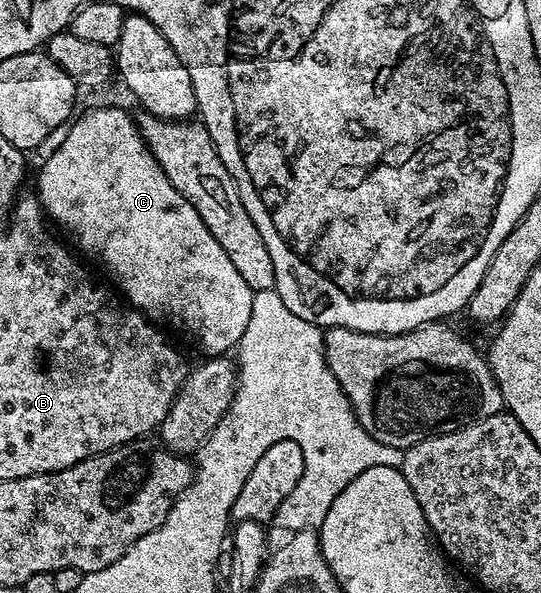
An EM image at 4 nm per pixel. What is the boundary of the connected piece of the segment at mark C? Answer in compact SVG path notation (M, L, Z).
M98 107L80 115L70 123L64 145L45 159L38 171L36 194L42 210L78 242L79 252L87 251L106 266L121 298L147 319L159 325L171 323L183 327L198 338L207 356L222 357L233 352L252 317L255 292L248 281L228 261L228 253L220 249L220 241L208 233L208 225L200 221L200 213L164 177L164 169L152 157L132 115L130 119L129 113L118 107Z

